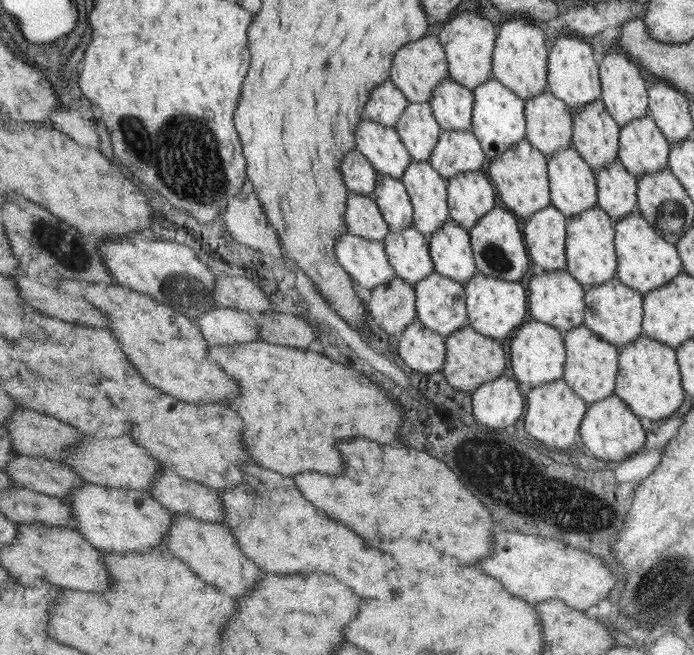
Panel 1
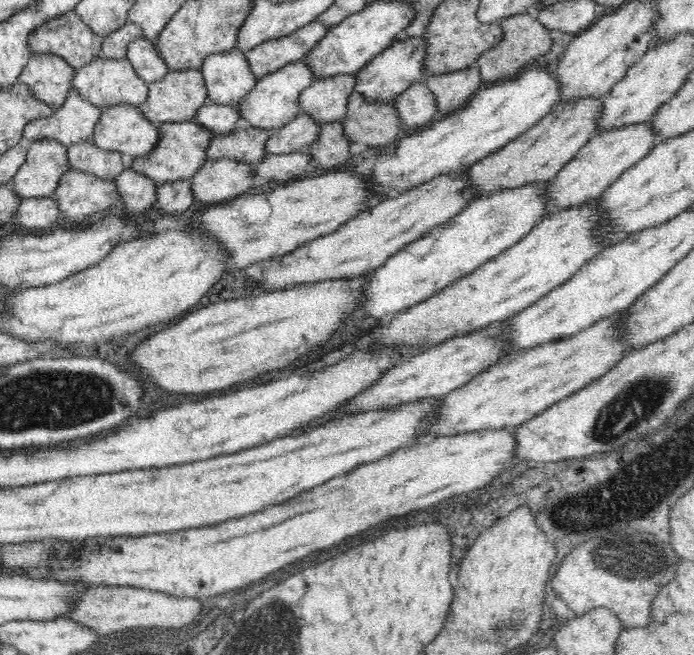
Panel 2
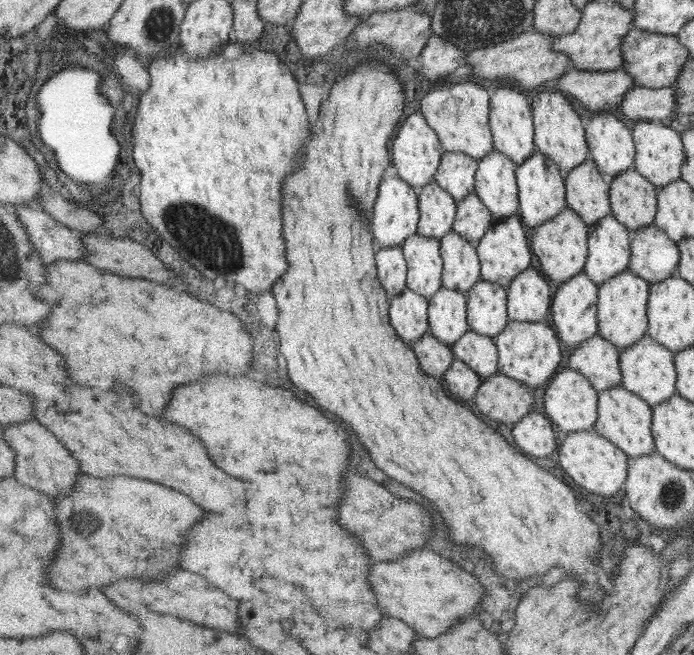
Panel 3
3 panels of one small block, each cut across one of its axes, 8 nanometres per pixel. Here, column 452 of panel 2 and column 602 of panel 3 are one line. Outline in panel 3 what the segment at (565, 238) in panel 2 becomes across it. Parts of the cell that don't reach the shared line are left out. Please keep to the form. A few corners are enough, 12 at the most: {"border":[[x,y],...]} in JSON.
{"border":[[624,272],[599,289],[600,337],[644,337],[648,282]]}

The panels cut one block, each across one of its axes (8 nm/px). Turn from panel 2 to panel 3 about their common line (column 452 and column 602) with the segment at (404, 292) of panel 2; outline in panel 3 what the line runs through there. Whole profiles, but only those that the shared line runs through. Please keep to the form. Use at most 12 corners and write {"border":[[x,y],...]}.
{"border":[[614,216],[592,225],[583,272],[595,284],[631,262],[628,228]]}

